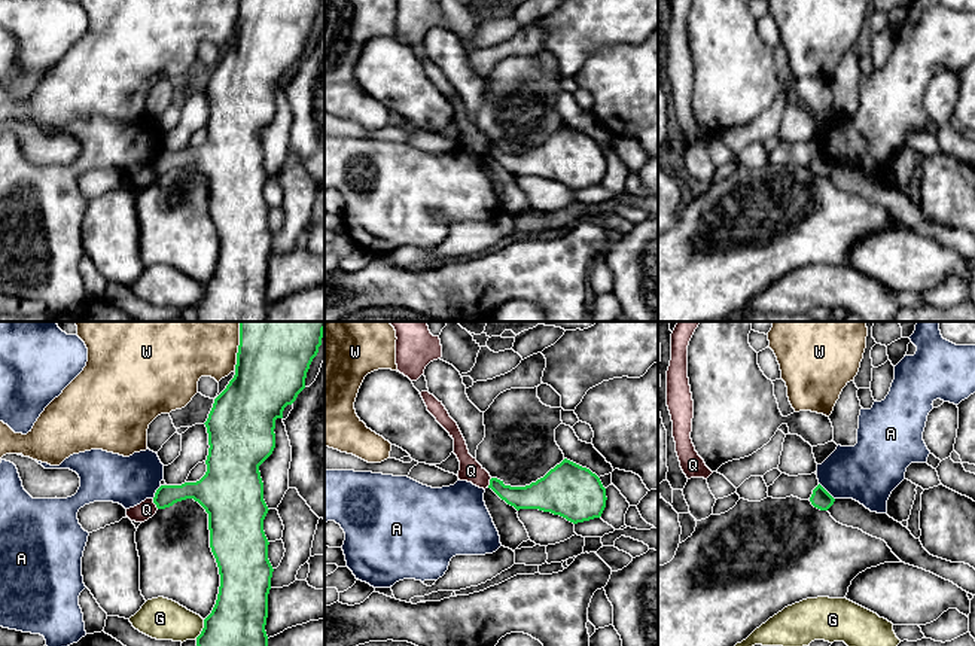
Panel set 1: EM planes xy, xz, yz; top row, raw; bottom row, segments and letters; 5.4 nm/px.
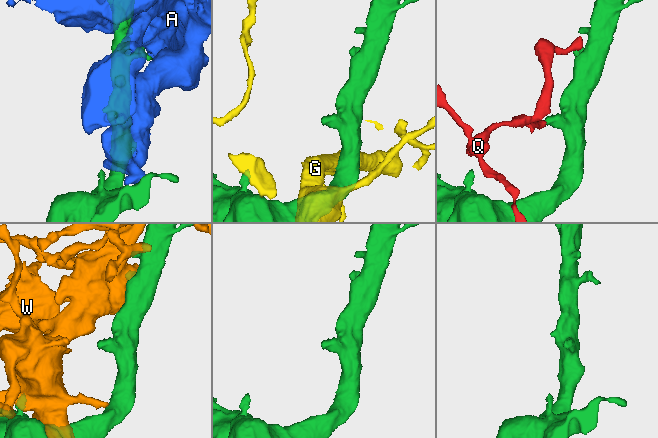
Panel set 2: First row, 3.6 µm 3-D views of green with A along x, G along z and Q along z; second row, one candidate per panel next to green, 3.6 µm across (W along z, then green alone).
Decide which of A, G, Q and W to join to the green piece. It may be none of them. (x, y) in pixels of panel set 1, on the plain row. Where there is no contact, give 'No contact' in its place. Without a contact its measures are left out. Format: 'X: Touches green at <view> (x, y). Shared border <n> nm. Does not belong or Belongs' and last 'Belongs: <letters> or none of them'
A: Touches green at yz (826, 158). Shared border 130 nm. Does not belong
G: Touches green at xy (203, 296). Shared border 120 nm. Does not belong
Q: Touches green at xy (154, 168). Shared border 70 nm. Does not belong
W: Touches green at xy (238, 18). Shared border 200 nm. Does not belong
Belongs: none of them

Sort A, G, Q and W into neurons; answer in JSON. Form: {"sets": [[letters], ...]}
{"sets": [["A"], ["G"], ["Q"], ["W"]]}

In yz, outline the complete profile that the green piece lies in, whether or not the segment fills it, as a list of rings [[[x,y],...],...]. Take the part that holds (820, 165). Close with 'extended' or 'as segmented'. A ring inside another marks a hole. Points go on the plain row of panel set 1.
[[[819,150],[813,156],[810,168],[814,174],[820,177],[828,177],[834,171],[835,165]]] | as segmented

